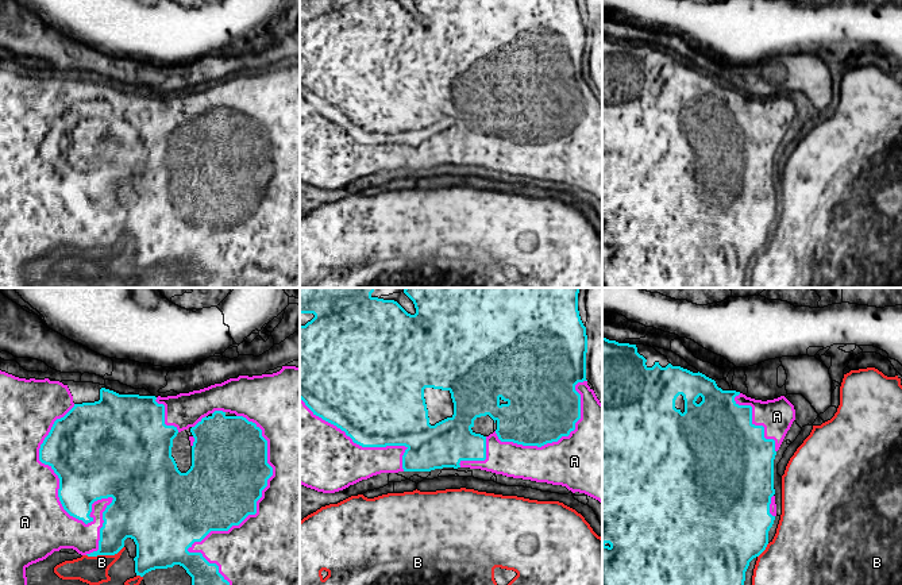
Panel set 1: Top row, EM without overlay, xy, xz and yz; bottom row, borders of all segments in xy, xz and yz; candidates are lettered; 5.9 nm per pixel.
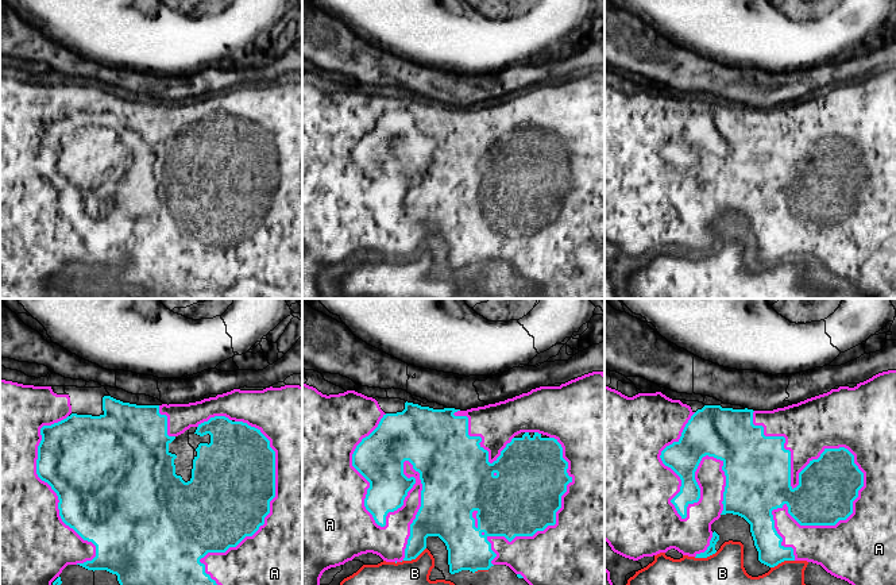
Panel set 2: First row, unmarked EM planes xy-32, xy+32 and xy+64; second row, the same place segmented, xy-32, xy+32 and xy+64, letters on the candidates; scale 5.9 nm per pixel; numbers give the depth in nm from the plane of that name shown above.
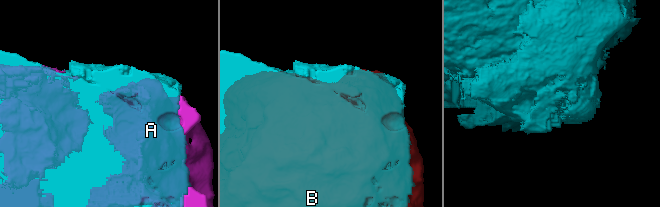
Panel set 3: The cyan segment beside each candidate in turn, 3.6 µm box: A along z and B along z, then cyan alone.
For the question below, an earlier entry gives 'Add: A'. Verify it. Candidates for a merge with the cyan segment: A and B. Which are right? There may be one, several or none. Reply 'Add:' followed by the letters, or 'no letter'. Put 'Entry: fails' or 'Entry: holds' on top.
Entry: holds
Add: A

